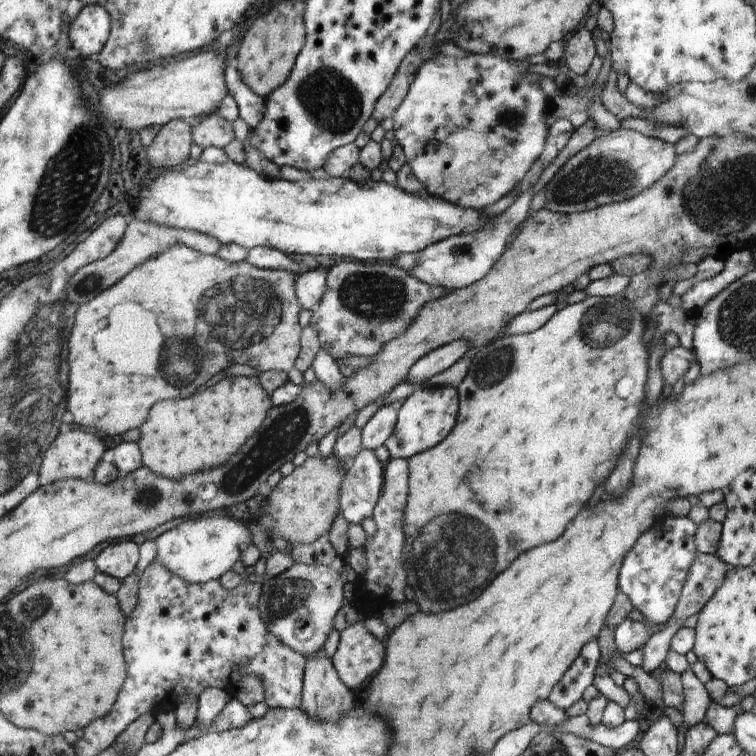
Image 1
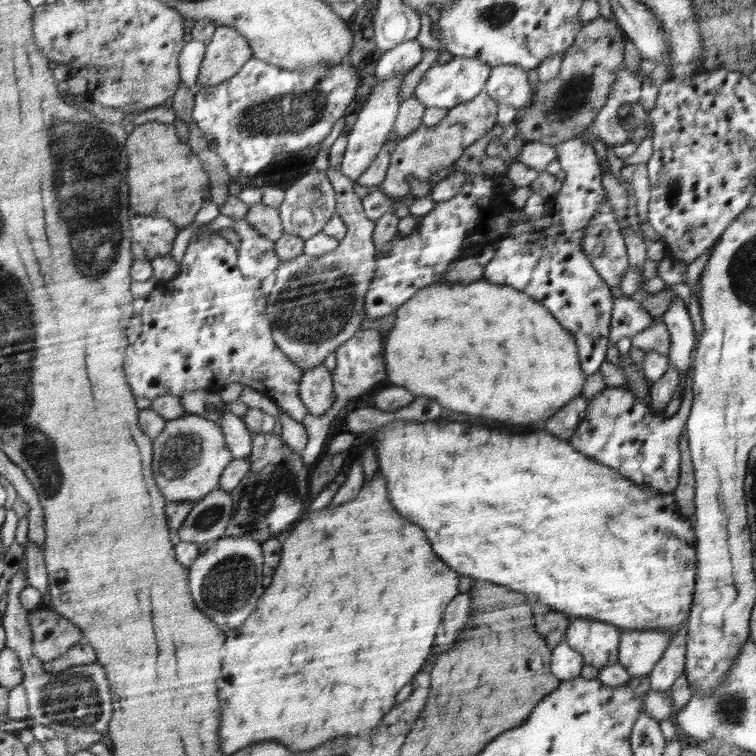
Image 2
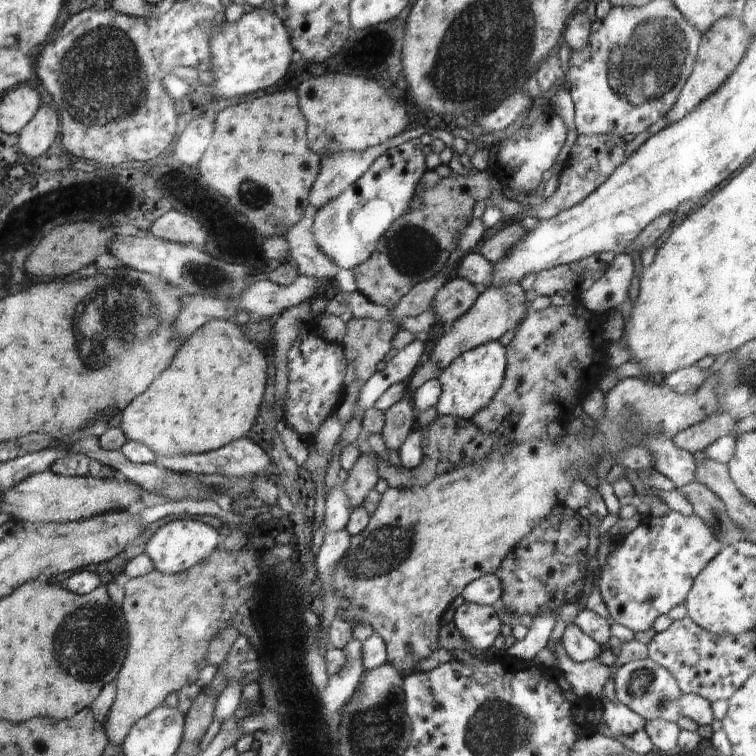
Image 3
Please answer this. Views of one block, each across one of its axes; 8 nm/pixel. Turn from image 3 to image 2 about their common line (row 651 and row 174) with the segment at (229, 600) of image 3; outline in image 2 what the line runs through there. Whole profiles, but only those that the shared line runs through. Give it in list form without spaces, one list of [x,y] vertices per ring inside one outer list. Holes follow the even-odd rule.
[[[152,121],[138,125],[128,134],[126,149],[129,157],[128,202],[137,215],[158,214],[171,219],[178,230],[194,221],[194,216],[210,198],[208,173],[198,155],[190,152],[176,136],[172,123]]]

